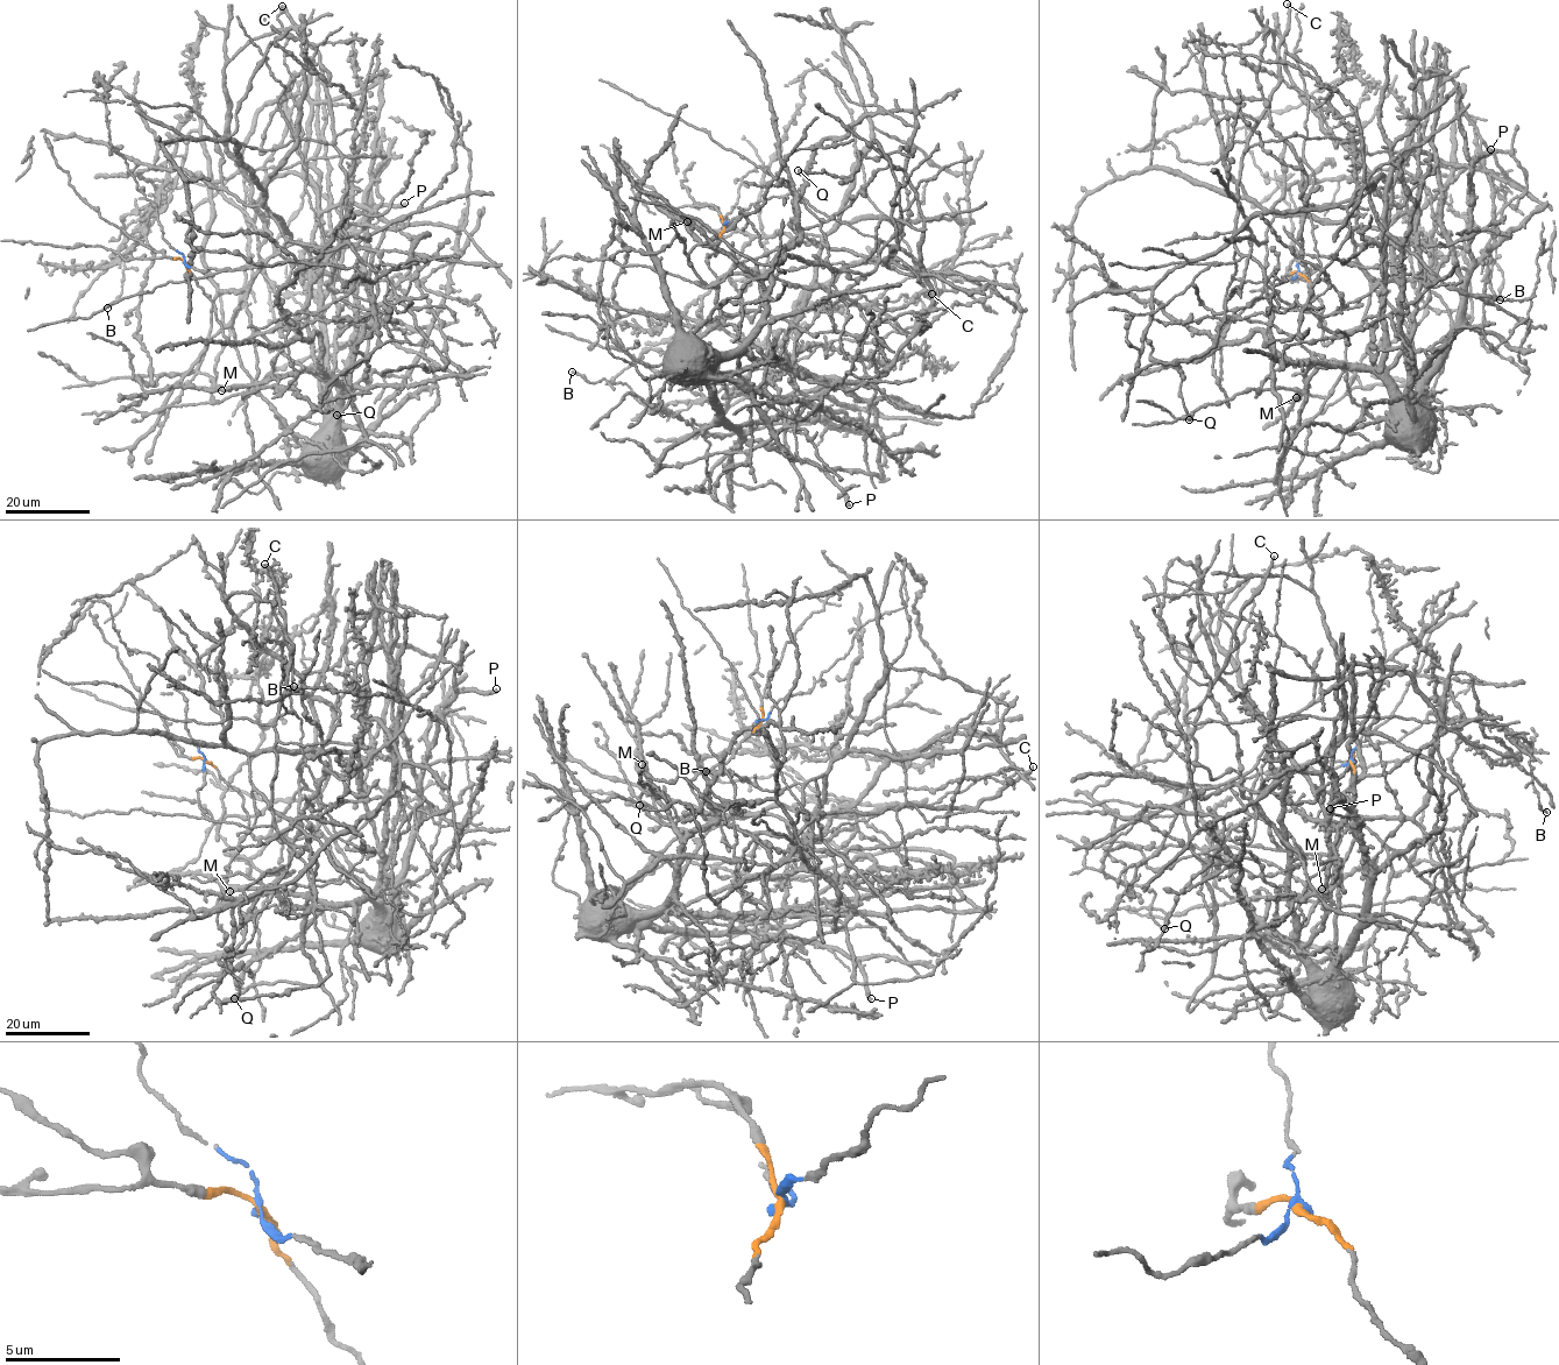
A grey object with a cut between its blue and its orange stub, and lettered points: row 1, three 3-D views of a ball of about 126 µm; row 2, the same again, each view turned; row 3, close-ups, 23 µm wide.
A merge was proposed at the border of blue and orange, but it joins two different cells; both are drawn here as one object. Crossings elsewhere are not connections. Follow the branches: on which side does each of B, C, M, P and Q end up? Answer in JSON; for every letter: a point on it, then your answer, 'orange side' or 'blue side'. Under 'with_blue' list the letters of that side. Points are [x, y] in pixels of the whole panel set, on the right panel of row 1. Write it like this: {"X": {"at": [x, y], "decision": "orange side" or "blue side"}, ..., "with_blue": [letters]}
{"B": {"at": [1500, 299], "decision": "orange side"}, "C": {"at": [1287, 4], "decision": "blue side"}, "M": {"at": [1296, 397], "decision": "orange side"}, "P": {"at": [1490, 149], "decision": "orange side"}, "Q": {"at": [1189, 419], "decision": "orange side"}, "with_blue": ["C"]}

